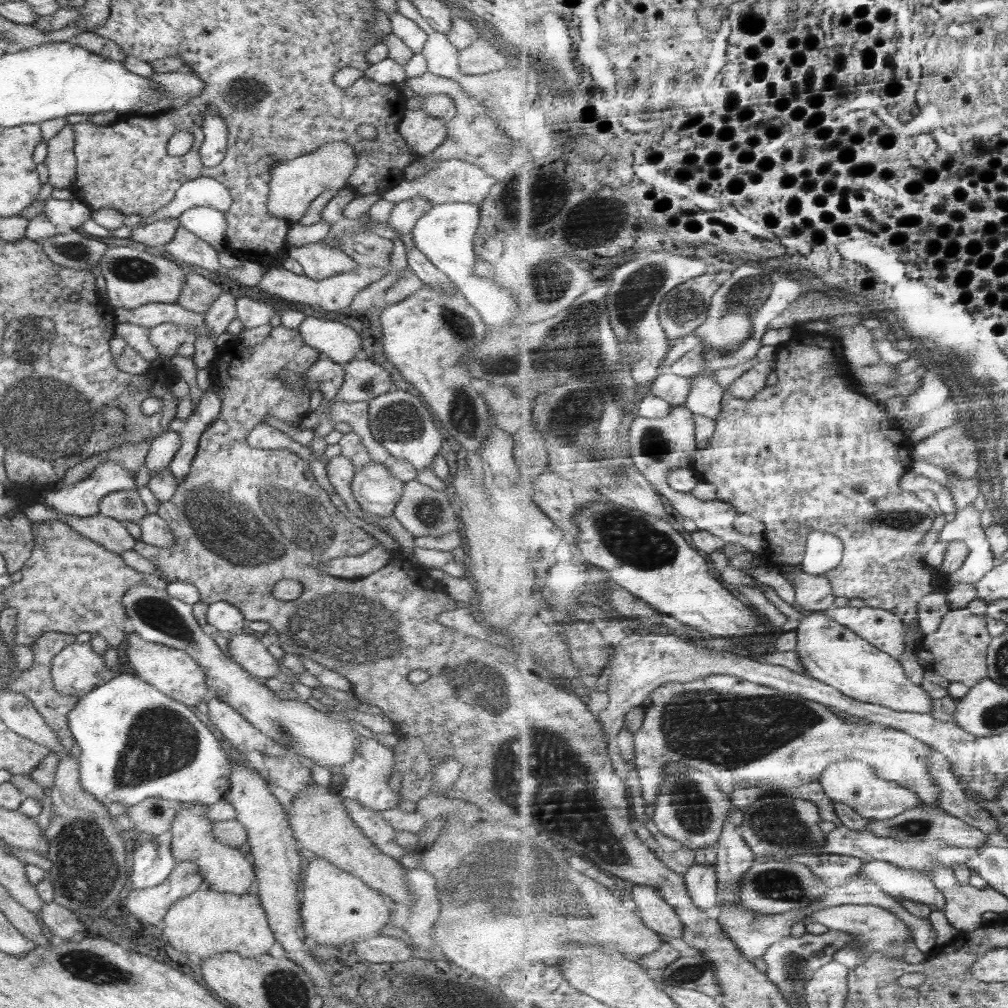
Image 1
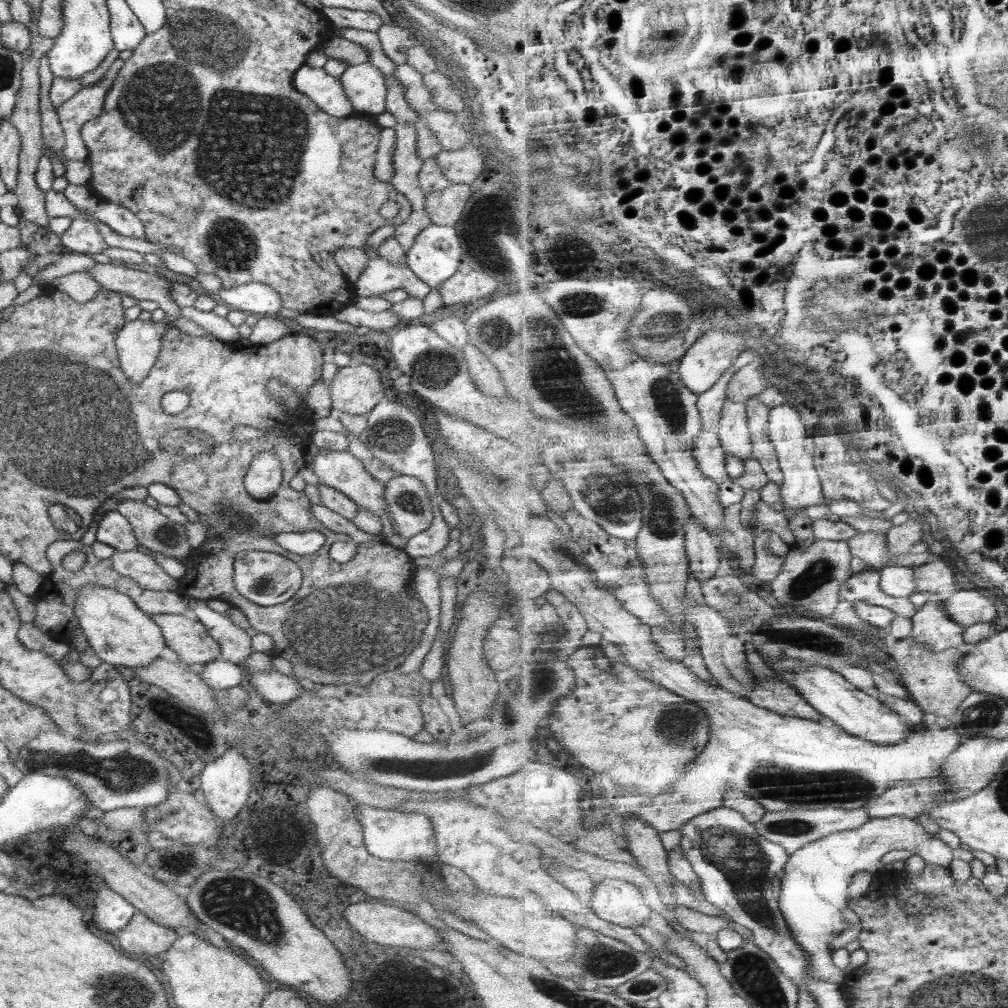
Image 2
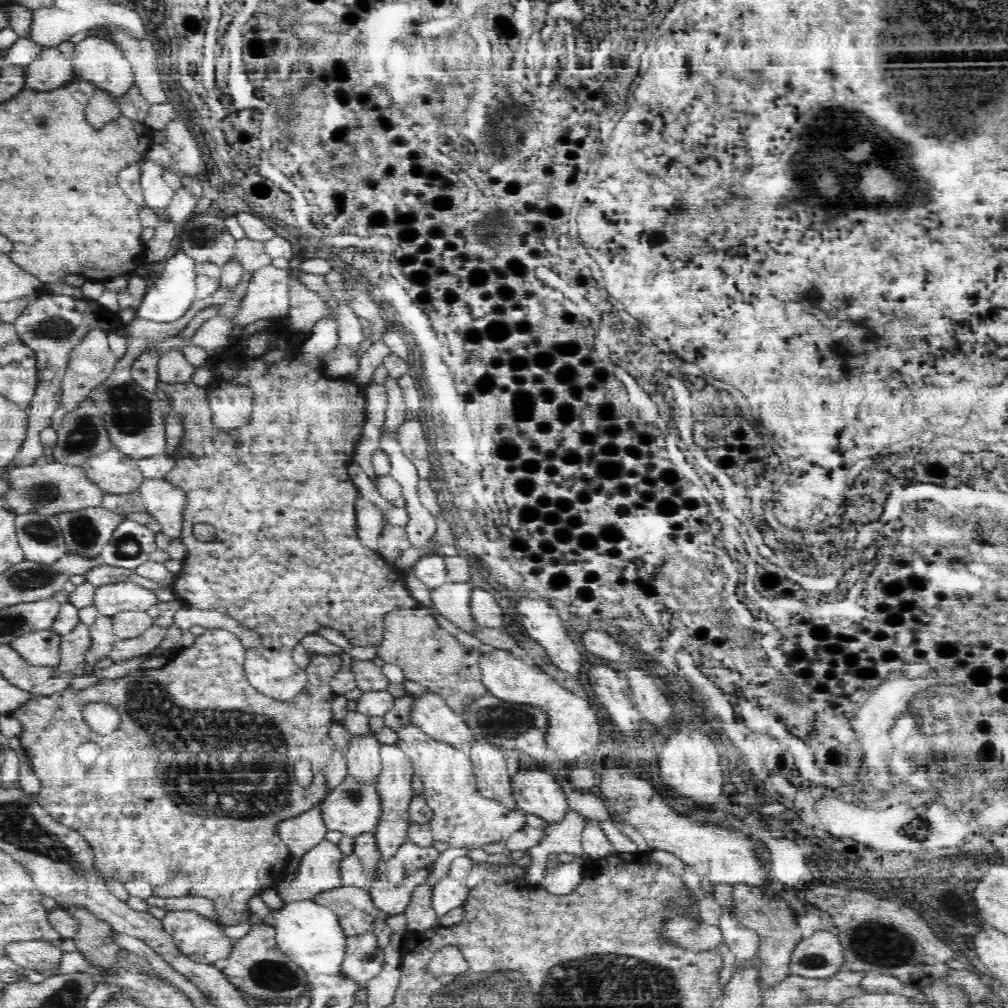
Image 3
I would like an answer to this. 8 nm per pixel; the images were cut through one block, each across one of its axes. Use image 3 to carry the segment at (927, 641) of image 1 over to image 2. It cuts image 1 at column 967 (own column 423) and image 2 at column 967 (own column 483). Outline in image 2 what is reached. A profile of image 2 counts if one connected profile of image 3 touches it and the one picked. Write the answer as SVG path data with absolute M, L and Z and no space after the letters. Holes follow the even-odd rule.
M911 636L899 639L893 650L891 654L895 659L894 663L898 664L900 673L905 677L901 679L901 683L910 692L911 697L927 712L949 719L955 718L964 700L977 691L974 685L962 679L964 675L958 669L968 656L968 653L962 652L960 648L952 647L938 652Z

